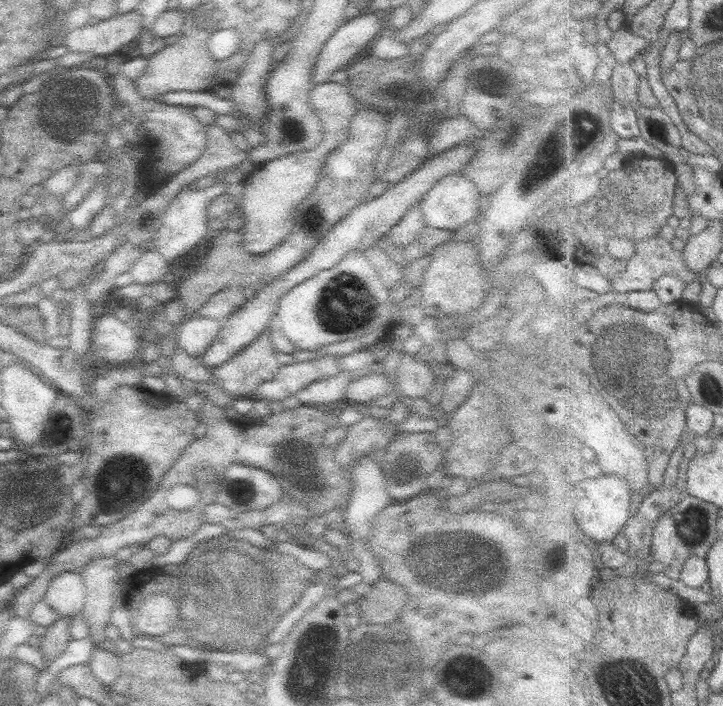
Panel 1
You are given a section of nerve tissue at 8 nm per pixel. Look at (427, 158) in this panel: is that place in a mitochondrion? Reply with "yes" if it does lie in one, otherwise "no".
no

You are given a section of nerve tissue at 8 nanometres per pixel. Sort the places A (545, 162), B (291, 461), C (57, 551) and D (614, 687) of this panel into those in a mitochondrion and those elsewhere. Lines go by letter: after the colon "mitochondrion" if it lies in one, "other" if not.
A: mitochondrion
B: mitochondrion
C: other
D: other

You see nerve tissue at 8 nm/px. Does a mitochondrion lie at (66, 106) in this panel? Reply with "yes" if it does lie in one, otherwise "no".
yes

